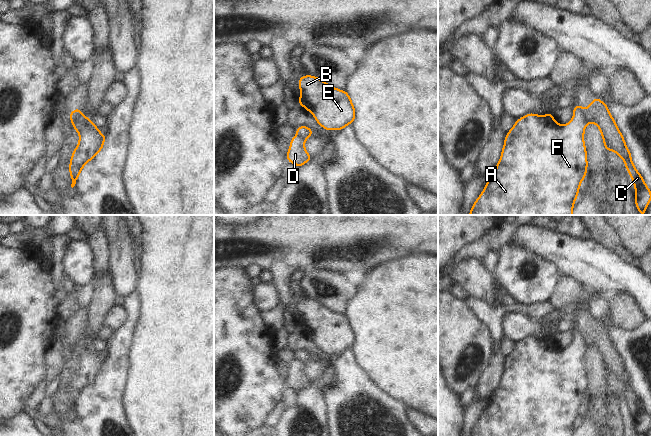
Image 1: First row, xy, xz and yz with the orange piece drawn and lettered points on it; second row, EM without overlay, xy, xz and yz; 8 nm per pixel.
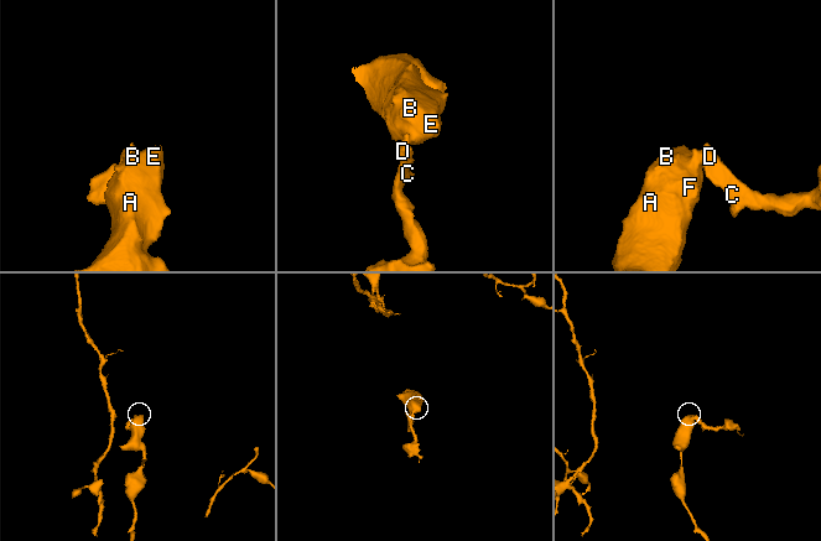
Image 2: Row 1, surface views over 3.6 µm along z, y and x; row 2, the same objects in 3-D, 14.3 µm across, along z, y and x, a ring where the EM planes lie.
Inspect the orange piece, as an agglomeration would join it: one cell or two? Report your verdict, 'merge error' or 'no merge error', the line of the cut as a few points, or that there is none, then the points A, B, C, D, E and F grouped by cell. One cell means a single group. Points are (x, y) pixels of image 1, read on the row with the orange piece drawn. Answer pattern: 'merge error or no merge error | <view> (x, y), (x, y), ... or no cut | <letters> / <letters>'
merge error | yz (585, 109), (587, 123) | A B E F / C D

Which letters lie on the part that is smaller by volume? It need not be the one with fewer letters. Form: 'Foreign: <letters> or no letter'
Foreign: C, D.

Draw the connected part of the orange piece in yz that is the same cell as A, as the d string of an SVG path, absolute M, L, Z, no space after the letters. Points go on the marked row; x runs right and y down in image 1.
M575 105L573 117L567 124L555 121L553 113L528 113L516 120L504 139L501 157L485 188L468 215L573 215L580 185L587 175L588 160L584 141L586 108Z

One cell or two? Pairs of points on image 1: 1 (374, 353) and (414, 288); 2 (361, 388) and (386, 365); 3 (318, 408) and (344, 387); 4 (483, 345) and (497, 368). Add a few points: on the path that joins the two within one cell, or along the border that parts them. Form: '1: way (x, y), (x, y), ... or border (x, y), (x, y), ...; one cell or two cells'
1: way (390, 337), (414, 313), (414, 304); one cell
2: border (357, 359), (367, 374), (388, 394); two cells
3: border (324, 391), (330, 424); two cells
4: border (495, 351), (487, 369), (480, 378); two cells

